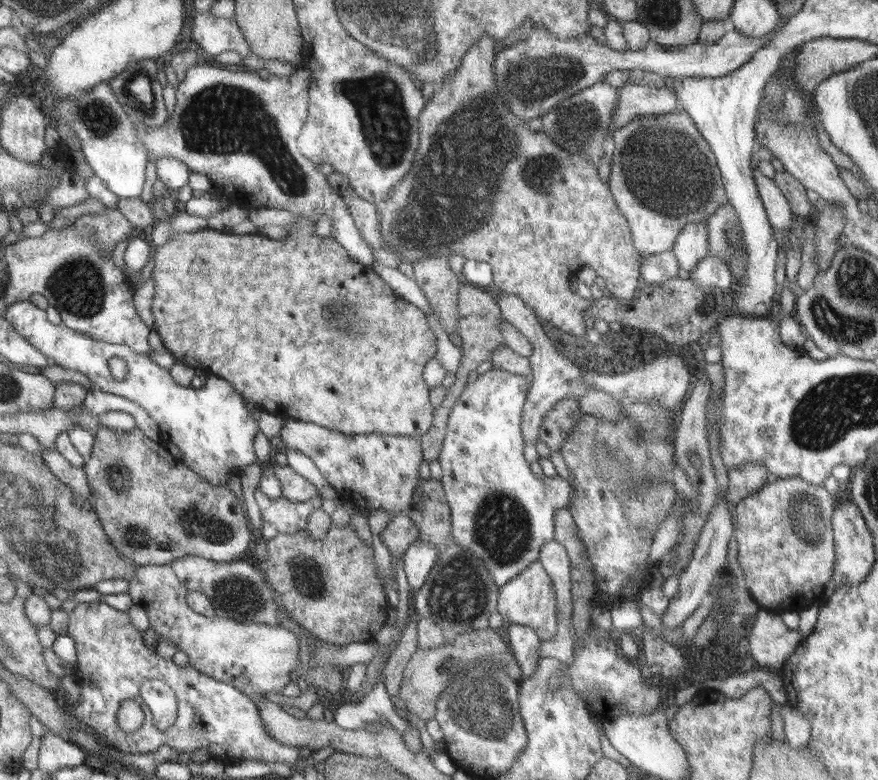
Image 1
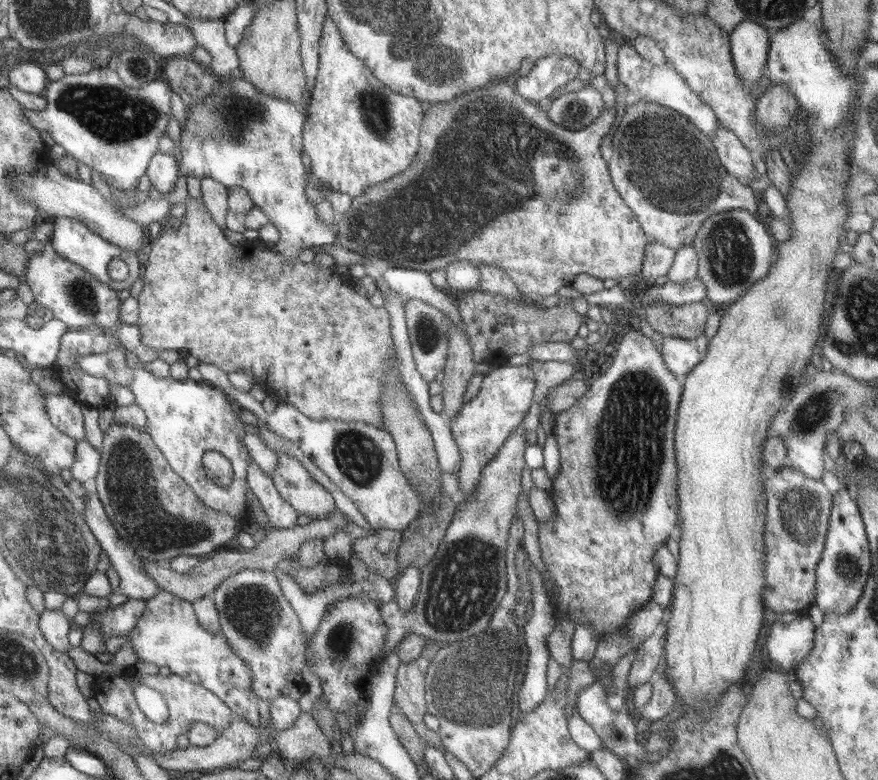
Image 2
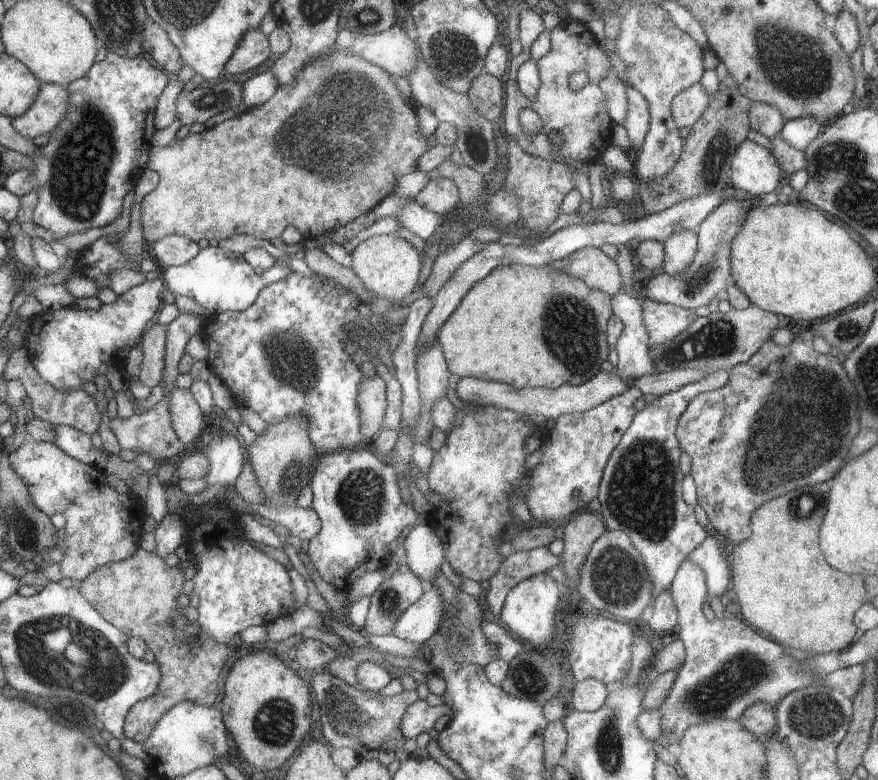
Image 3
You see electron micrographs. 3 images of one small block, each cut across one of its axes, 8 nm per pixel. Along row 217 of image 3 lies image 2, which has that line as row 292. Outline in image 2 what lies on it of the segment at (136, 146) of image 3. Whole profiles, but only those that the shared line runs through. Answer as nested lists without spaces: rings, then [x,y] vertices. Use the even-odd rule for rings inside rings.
[[[45,241],[44,248],[30,256],[26,263],[26,280],[32,289],[34,300],[53,312],[53,318],[67,324],[69,330],[98,326],[109,338],[116,334],[124,348],[134,352],[142,362],[152,362],[160,358],[160,351],[148,348],[143,343],[143,335],[136,324],[120,321],[120,298],[118,291],[100,282],[84,268],[64,259],[56,252],[52,241]]]

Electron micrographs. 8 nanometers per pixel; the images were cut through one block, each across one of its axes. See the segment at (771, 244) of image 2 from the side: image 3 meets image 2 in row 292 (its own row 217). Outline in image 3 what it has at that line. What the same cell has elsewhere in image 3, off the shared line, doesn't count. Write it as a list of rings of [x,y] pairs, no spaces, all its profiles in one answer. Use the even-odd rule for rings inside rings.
[[[771,192],[770,195],[742,202],[736,200],[722,202],[707,216],[705,222],[700,223],[696,231],[698,244],[692,264],[675,277],[663,273],[651,278],[646,285],[645,298],[657,303],[670,303],[677,307],[696,310],[708,304],[715,296],[722,296],[732,281],[730,245],[745,220],[745,214],[754,205],[777,205],[778,203],[778,192]]]

